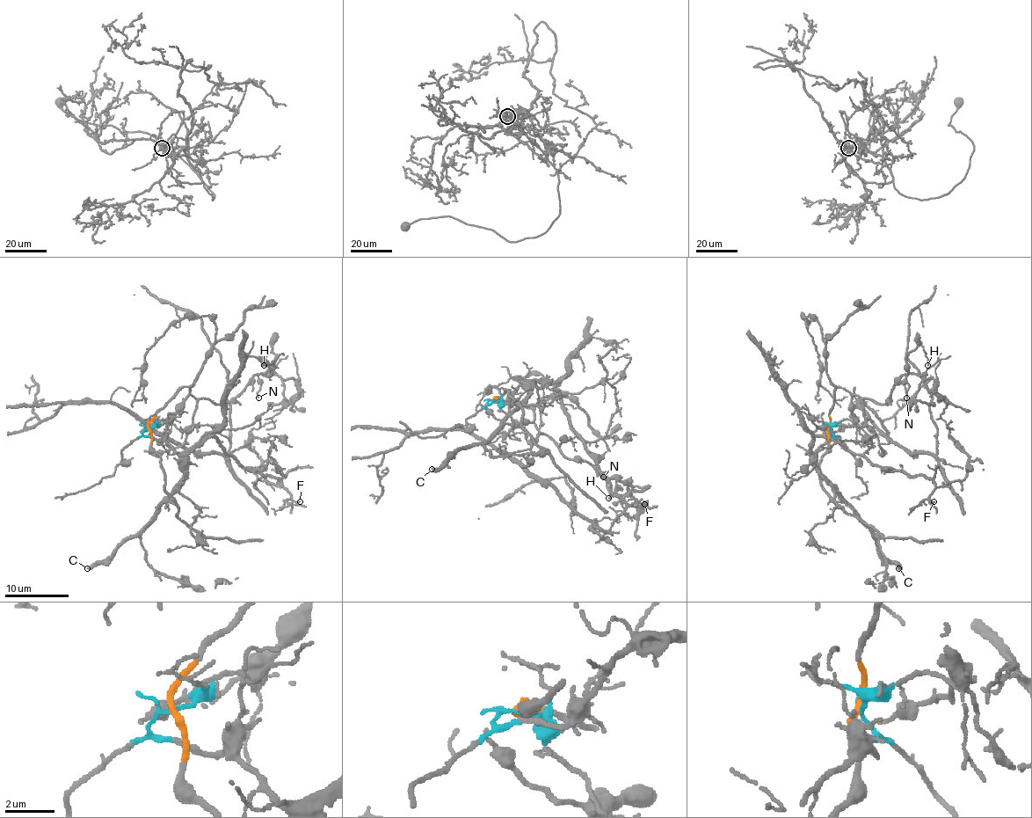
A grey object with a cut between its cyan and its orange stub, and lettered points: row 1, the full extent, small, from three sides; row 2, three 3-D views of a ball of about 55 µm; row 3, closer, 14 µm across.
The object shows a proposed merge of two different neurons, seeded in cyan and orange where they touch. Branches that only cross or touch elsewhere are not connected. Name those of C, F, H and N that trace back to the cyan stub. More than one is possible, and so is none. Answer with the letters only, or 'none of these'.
C, F

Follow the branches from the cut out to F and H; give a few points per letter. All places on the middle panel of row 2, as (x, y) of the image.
F: (492, 400), (487, 401), (505, 403), (524, 382), (551, 383), (609, 488), (627, 504), (645, 504)
H: (492, 400), (531, 408), (535, 427), (566, 456), (587, 461), (609, 478), (619, 477), (616, 494), (607, 498)

